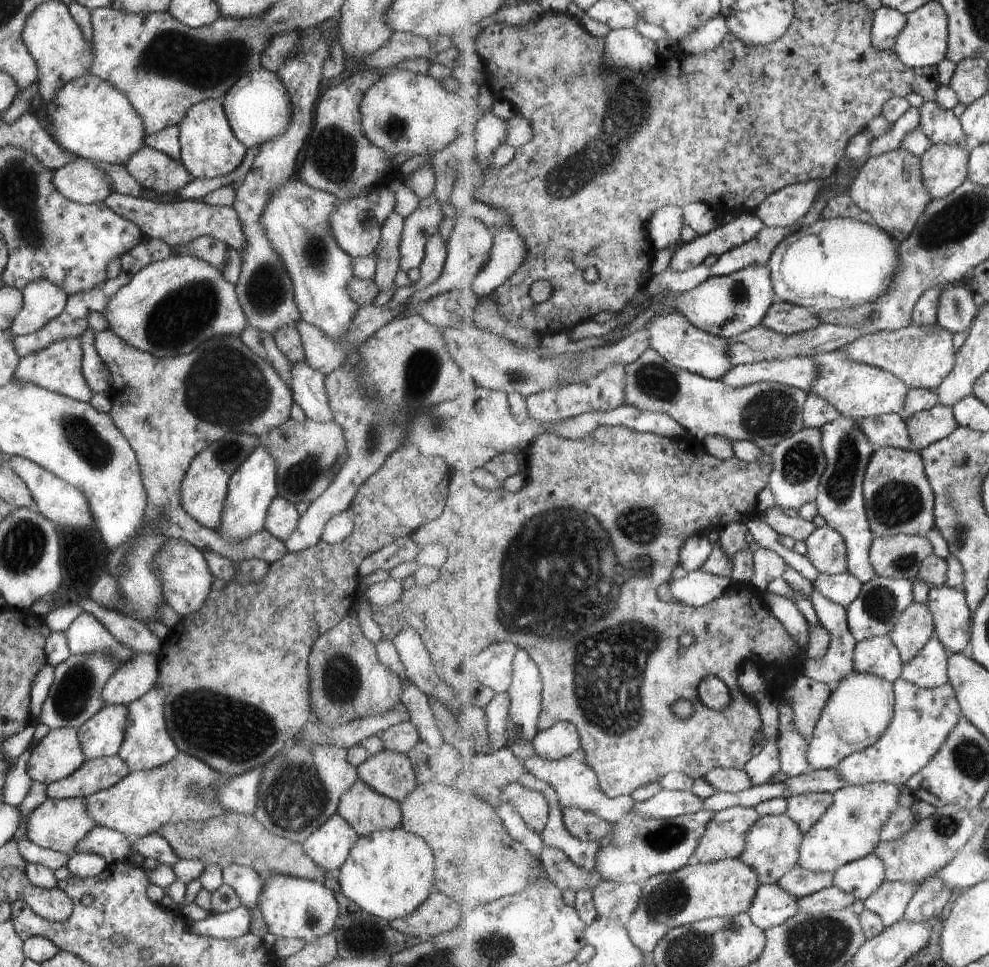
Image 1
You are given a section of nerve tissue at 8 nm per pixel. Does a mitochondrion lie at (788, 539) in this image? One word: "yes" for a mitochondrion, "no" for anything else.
no

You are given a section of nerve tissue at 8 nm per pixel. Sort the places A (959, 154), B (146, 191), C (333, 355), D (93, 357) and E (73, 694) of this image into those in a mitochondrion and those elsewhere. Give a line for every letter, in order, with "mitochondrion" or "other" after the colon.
A: other
B: other
C: other
D: other
E: mitochondrion

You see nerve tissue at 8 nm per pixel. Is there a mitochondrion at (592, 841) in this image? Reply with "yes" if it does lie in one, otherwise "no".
no

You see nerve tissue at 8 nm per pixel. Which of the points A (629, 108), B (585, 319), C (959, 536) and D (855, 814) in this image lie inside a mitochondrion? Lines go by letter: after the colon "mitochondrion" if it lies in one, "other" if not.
A: mitochondrion
B: other
C: mitochondrion
D: mitochondrion

